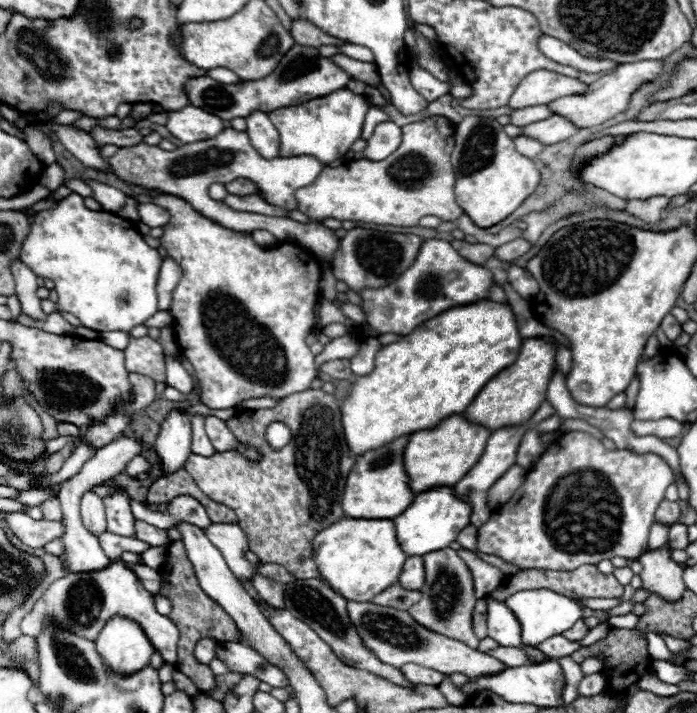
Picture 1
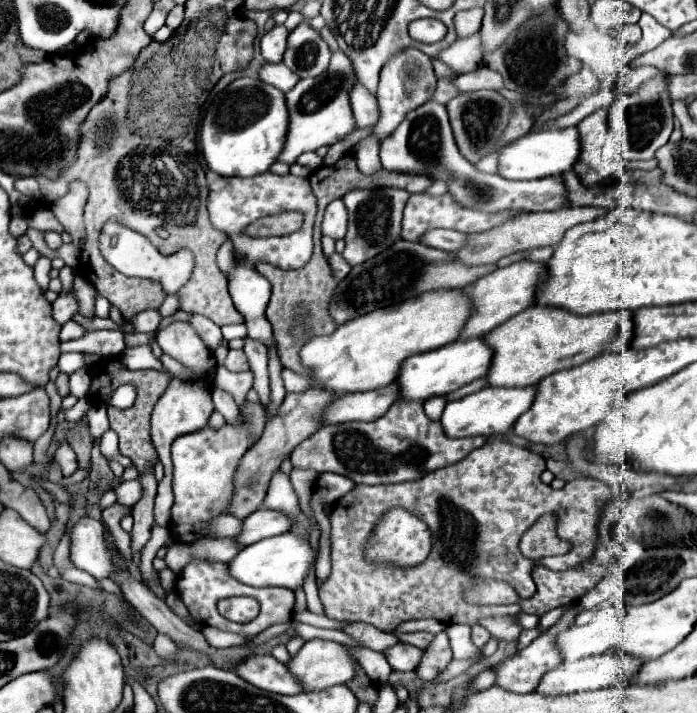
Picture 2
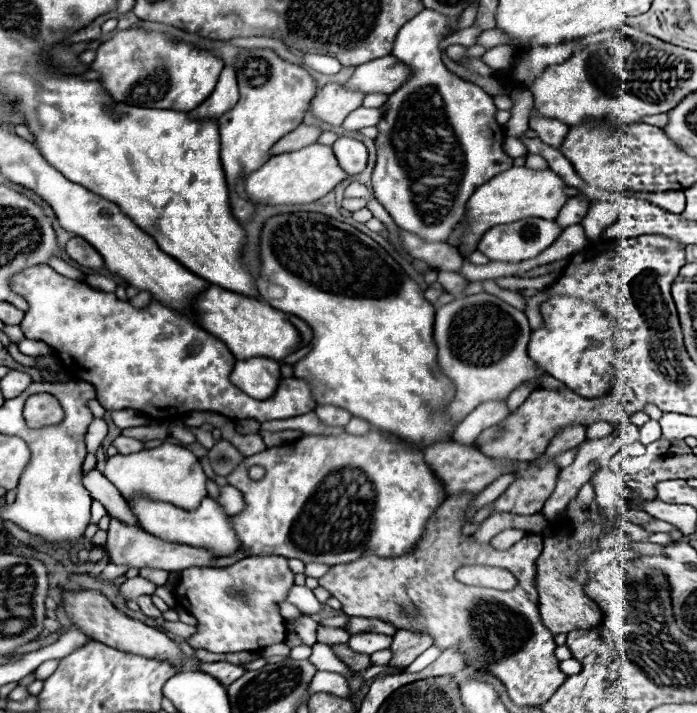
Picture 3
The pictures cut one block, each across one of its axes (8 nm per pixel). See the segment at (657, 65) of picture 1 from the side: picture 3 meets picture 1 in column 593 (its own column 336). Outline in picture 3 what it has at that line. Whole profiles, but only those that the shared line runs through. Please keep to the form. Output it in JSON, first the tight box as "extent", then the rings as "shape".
{"extent":[310,84,364,126],"shape":[[[326,84],[310,102],[312,116],[332,126],[342,126],[344,118],[362,106],[364,94],[344,90],[340,84]]]}

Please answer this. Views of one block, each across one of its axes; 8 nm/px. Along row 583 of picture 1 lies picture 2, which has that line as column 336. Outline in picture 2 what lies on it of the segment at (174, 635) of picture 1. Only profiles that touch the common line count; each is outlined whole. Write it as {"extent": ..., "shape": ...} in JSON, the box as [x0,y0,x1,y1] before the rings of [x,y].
{"extent":[278,52,356,164],"shape":[[[336,52],[332,54],[330,68],[322,76],[304,78],[296,84],[296,88],[286,92],[290,122],[288,122],[288,132],[284,140],[284,152],[280,152],[278,156],[280,162],[294,164],[302,152],[312,152],[312,150],[318,150],[320,146],[332,146],[334,142],[338,142],[340,138],[344,138],[348,132],[356,128],[352,110],[348,104],[348,92],[354,82],[356,82],[356,76],[352,72],[350,60],[342,52]]]}

